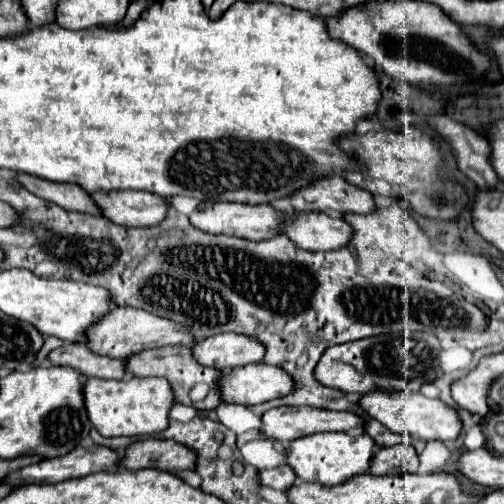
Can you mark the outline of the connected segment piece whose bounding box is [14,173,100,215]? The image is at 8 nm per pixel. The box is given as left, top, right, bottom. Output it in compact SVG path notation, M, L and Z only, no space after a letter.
M16 173L14 179L30 193L34 193L46 201L52 201L52 203L60 205L62 209L100 215L100 209L96 207L92 197L78 185L54 183L54 181L48 181L48 179L36 177L36 175L28 175L28 173Z

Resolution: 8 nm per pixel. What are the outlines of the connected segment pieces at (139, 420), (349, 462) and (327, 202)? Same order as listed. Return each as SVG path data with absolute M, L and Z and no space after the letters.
M126 377L122 381L86 379L84 401L92 425L104 437L142 437L168 427L168 413L174 405L174 393L164 377Z
M316 433L306 435L290 443L286 461L302 481L318 481L322 485L340 485L356 475L364 475L370 469L374 457L374 439L366 433Z
M328 177L328 181L316 181L316 185L308 185L308 189L298 189L292 193L290 203L298 213L328 209L340 215L374 211L372 195L346 183L342 177Z

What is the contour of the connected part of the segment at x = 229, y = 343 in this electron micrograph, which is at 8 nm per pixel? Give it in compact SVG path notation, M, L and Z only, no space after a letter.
M220 333L198 341L192 351L202 365L228 371L250 363L260 363L264 359L266 347L256 337L242 333Z

